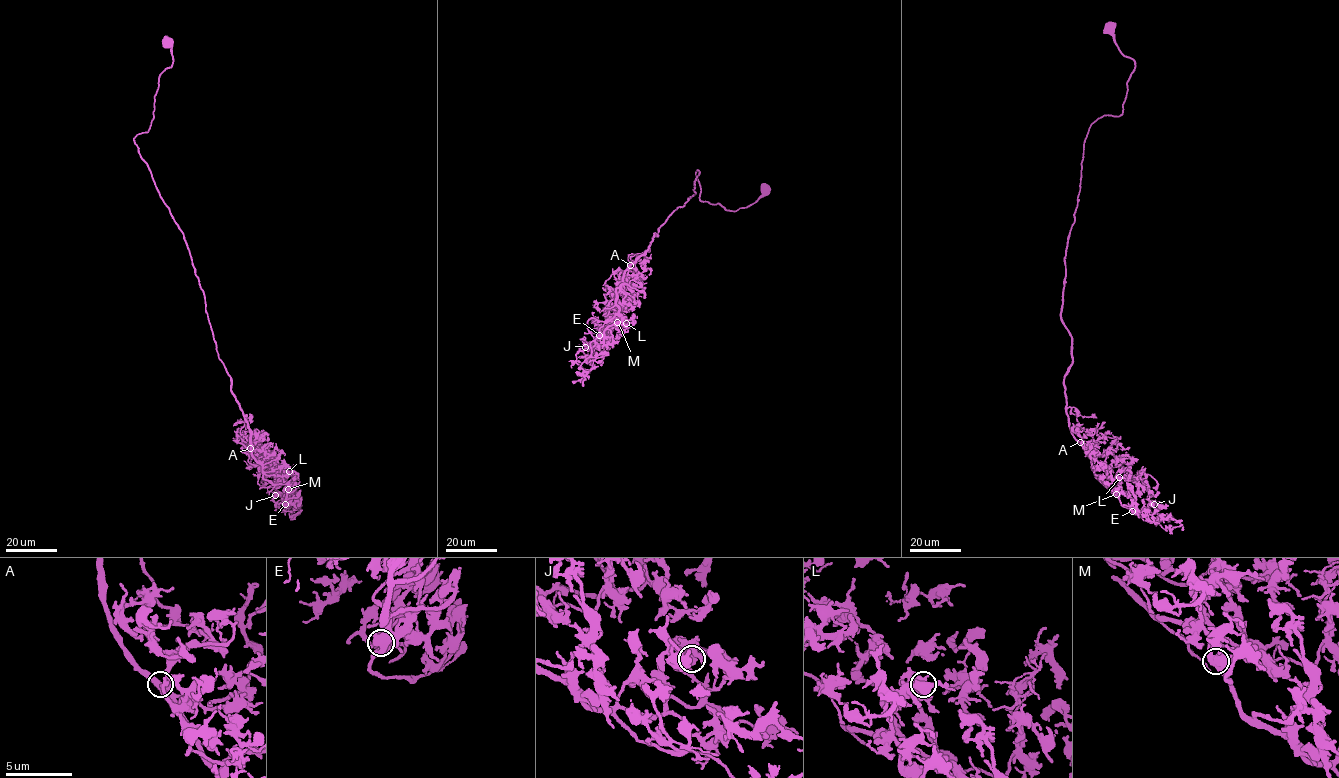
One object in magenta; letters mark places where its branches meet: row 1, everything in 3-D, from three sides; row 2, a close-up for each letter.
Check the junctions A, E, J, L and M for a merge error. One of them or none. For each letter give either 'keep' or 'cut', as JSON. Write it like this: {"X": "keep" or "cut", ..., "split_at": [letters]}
{"A": "keep", "E": "keep", "J": "keep", "L": "keep", "M": "keep", "split_at": []}

